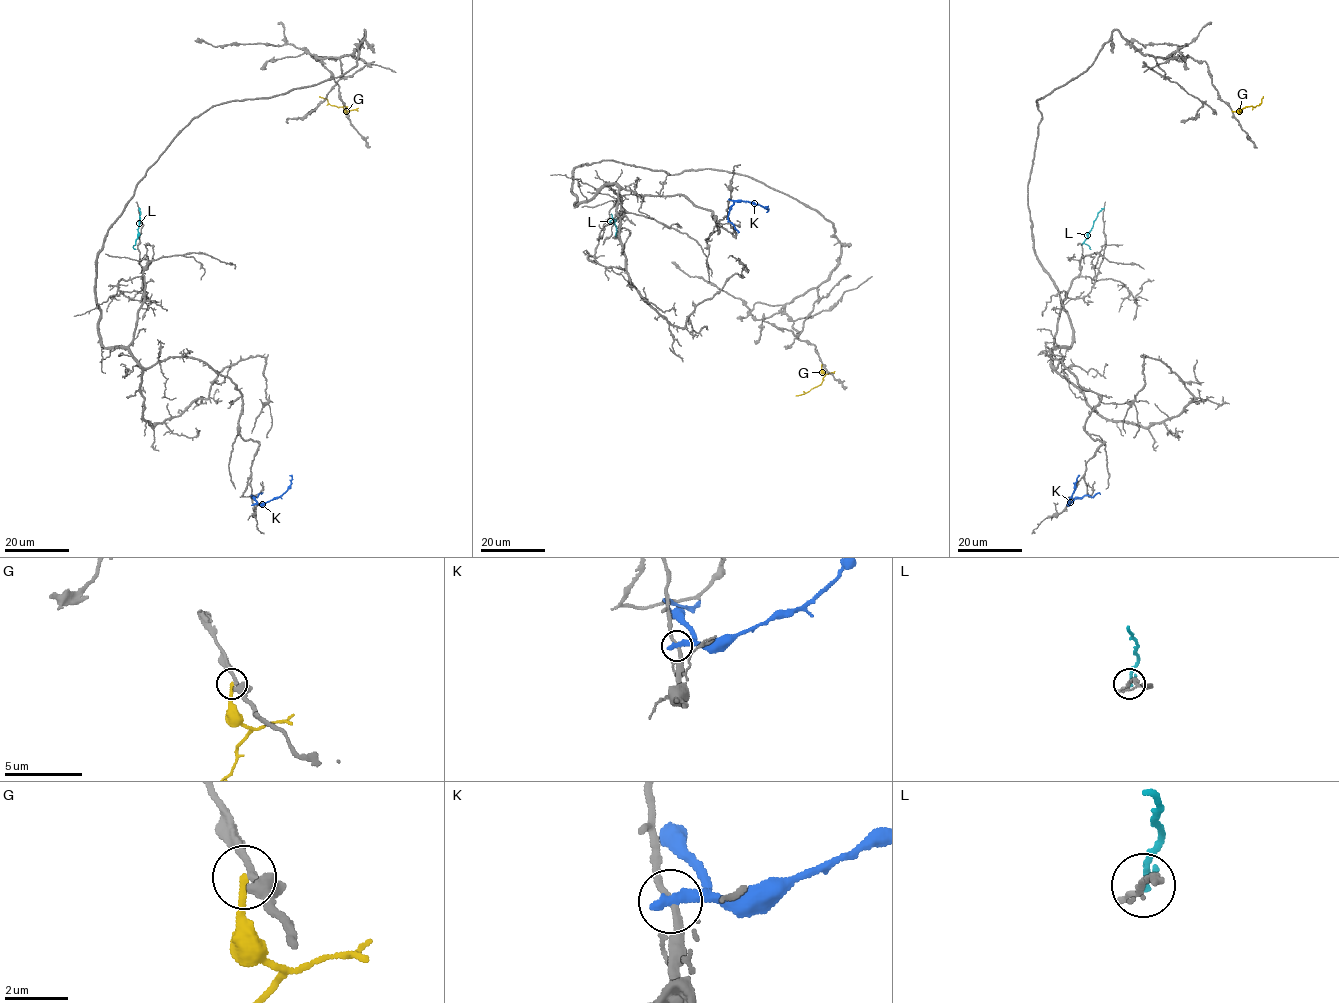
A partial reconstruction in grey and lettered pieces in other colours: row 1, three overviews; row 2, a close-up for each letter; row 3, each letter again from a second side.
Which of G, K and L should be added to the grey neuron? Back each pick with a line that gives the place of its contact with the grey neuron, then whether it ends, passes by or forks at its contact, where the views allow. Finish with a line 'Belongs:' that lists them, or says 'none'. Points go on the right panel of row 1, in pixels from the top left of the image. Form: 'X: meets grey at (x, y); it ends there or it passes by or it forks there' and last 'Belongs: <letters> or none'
Belongs: none

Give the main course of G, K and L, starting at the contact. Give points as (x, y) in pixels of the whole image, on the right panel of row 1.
G: (1232, 111), (1259, 105), (1263, 96)
K: (1067, 505), (1080, 475)
L: (1103, 208), (1084, 242), (1090, 249)

